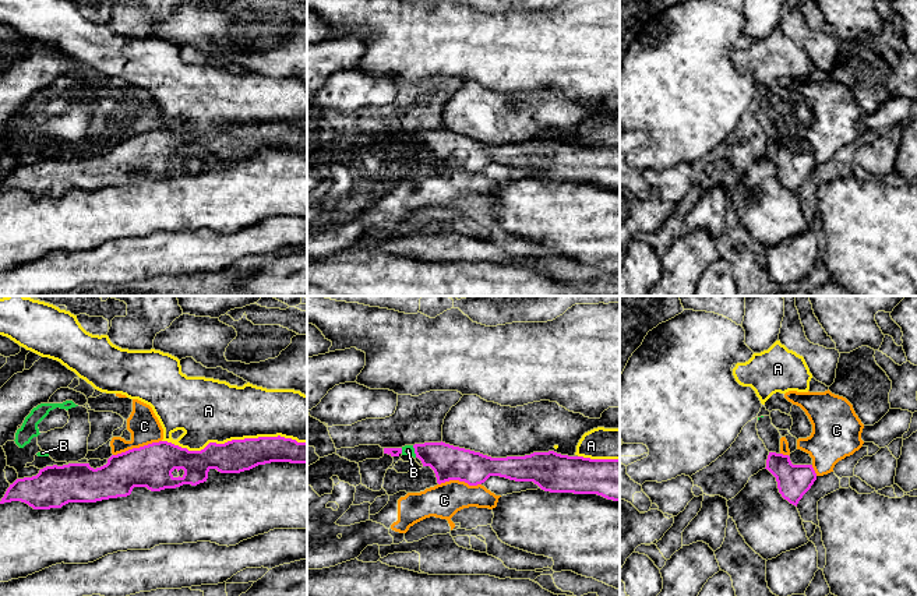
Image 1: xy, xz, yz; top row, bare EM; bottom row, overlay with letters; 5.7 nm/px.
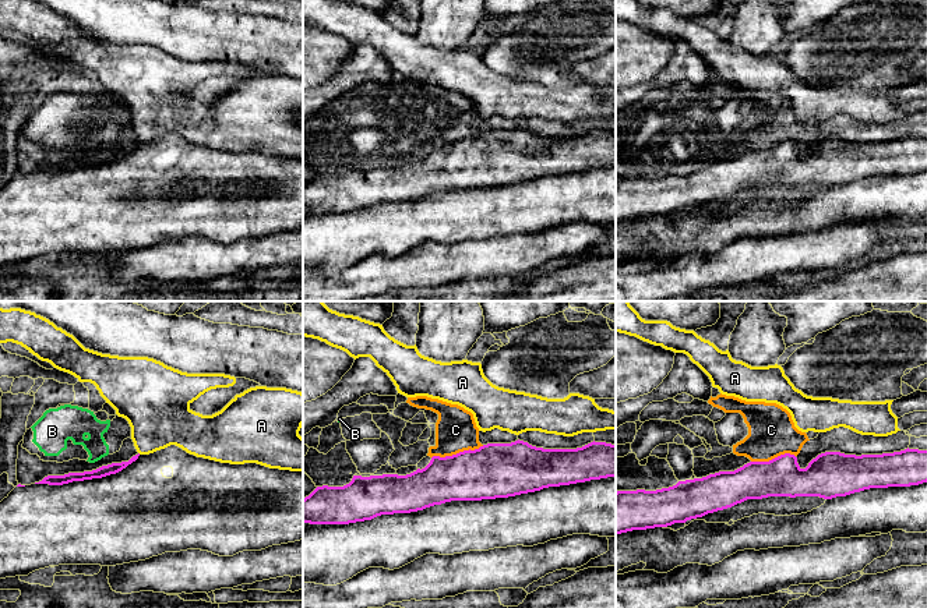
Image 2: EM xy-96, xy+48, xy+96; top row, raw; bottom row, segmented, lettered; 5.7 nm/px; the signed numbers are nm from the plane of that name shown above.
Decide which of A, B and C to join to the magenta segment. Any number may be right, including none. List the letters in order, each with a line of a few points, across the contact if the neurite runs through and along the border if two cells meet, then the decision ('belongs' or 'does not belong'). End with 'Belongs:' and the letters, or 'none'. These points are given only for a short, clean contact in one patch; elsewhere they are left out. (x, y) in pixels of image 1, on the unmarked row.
A: does not belong
B: line xz (412, 133), (416, 144); does not belong
C: does not belong
Belongs: none

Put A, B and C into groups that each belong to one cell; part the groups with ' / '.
A / B C

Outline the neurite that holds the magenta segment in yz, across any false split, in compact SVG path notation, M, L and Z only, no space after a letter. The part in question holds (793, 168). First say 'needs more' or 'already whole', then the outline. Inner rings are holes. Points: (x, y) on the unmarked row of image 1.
already whole | M769 140L765 156L776 165L782 184L796 194L817 167L812 152L793 152L783 141Z

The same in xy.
already whole | M278 123L232 127L225 131L209 130L201 138L188 138L172 130L159 128L112 142L106 152L96 156L89 151L46 154L36 163L17 166L10 172L0 191L21 188L33 197L61 195L68 190L96 190L127 184L134 174L161 179L183 172L197 173L207 169L211 156L221 161L240 161L271 149L307 151L307 130Z

